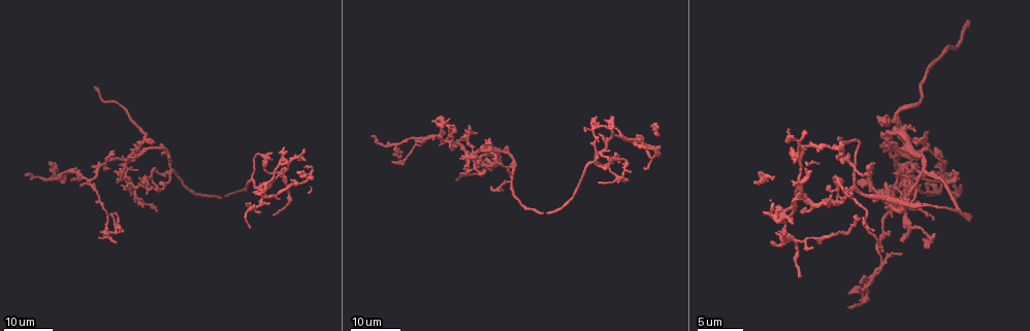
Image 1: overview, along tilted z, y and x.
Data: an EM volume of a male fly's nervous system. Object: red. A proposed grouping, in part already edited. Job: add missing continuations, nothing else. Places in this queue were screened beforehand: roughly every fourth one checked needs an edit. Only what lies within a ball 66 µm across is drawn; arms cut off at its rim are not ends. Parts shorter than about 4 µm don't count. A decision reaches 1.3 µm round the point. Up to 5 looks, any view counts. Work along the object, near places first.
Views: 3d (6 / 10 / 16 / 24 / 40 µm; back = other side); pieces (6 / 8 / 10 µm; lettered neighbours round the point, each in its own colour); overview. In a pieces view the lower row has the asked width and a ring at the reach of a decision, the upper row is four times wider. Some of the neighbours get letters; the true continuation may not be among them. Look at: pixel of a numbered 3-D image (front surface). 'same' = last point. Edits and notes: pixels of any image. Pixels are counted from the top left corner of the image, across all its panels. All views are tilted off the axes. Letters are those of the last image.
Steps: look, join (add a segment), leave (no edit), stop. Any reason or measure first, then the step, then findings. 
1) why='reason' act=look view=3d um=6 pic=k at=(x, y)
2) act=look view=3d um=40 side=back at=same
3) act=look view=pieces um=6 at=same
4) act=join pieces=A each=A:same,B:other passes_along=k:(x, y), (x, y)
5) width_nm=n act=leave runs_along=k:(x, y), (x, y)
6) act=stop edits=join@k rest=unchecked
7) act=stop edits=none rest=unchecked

act=look view=3d um=24 pic=1 at=(914, 128)

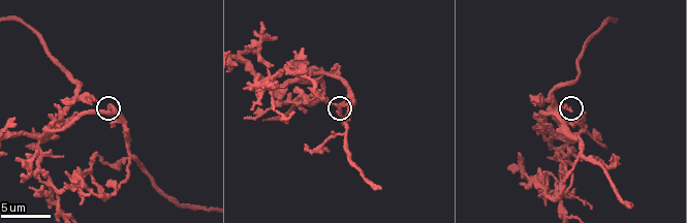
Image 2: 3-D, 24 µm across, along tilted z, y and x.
why='what lies round it' act=look view=pieces um=10 pic=2 at=(572, 110)

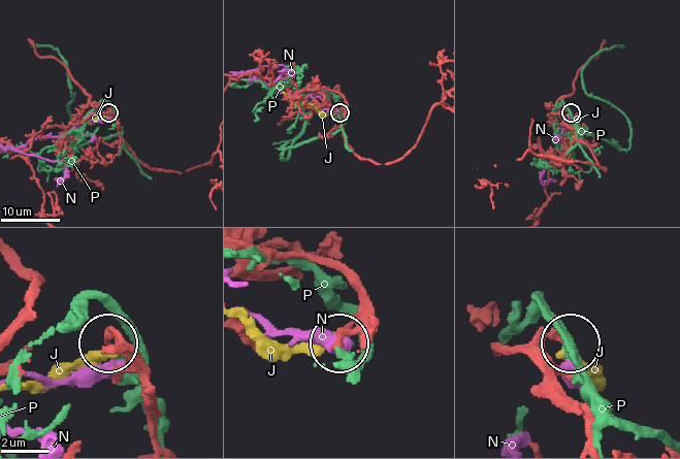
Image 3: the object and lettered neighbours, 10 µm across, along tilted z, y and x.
width_nm=230 act=leave each=J:other,N:other,P:other found='no lettered segment goes on from it'

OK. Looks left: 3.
why='free end' act=look view=pieces um=8 pic=2 at=(97, 154)

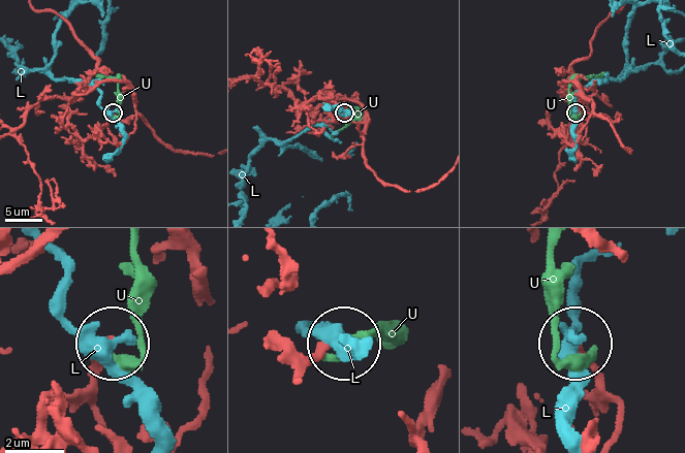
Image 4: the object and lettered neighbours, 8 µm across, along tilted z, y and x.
width_nm=260 act=leave each=L:other,U:other found='no lettered segment goes on from it'

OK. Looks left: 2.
why='branch stops here' act=look view=3d um=16 pic=1 at=(99, 239)

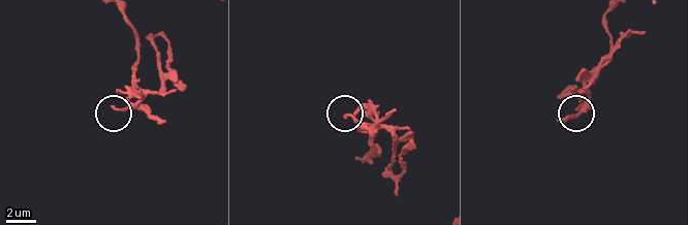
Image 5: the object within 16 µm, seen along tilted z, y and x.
act=look view=pieces um=8 pic=5 at=(343, 116)

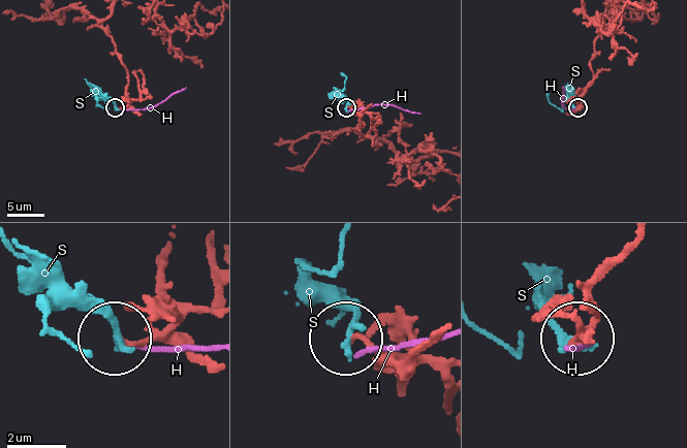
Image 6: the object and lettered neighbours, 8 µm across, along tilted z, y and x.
act=leave each=H:other,S:other found='no lettered segment goes on from it'

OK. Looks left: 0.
act=stop edits=none rest=unchecked

